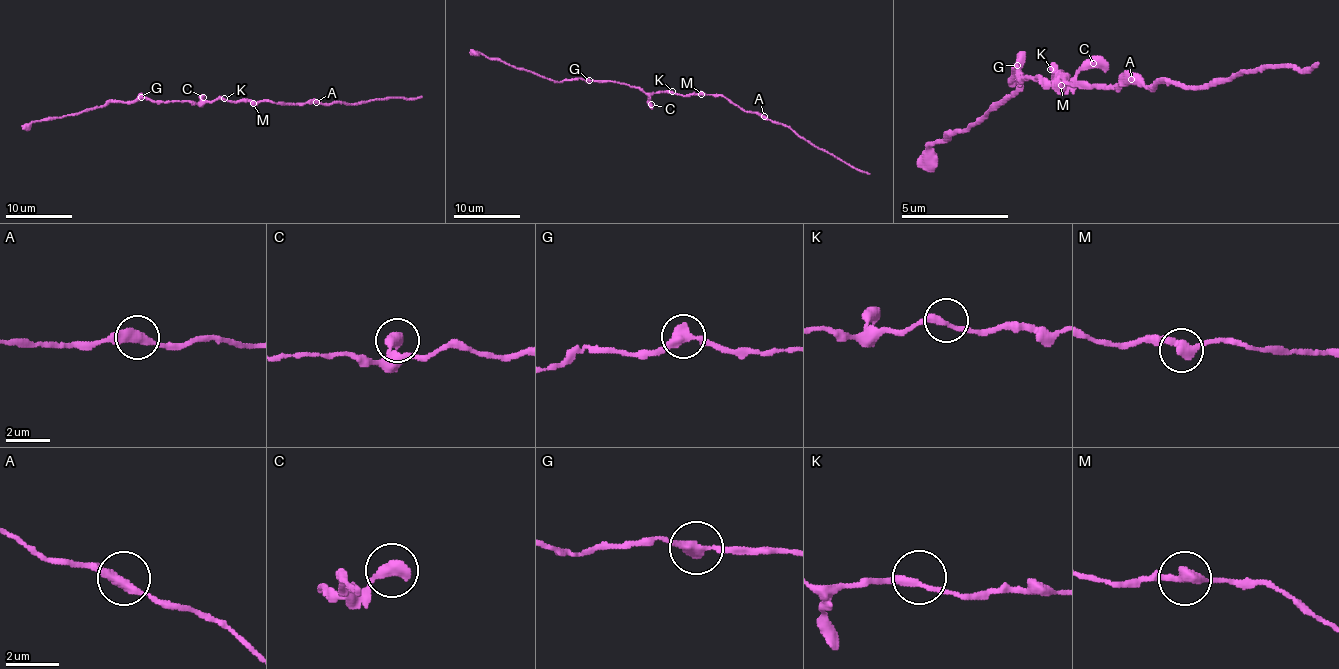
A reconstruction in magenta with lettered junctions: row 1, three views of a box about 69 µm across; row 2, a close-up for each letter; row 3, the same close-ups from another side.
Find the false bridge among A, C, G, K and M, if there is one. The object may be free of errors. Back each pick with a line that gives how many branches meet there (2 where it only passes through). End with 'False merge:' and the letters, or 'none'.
False merge: none

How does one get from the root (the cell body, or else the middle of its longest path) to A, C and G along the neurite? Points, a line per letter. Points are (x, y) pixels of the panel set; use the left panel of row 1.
A: (223, 98), (276, 103), (316, 102)
C: (223, 98), (201, 102), (203, 97)
G: (223, 98), (191, 103), (151, 102), (141, 97)

